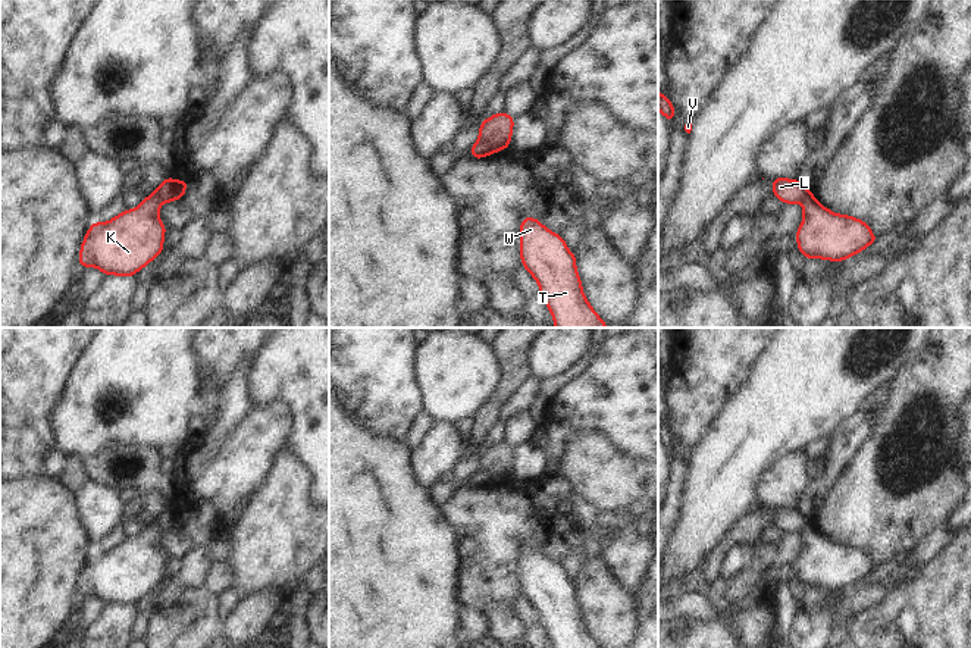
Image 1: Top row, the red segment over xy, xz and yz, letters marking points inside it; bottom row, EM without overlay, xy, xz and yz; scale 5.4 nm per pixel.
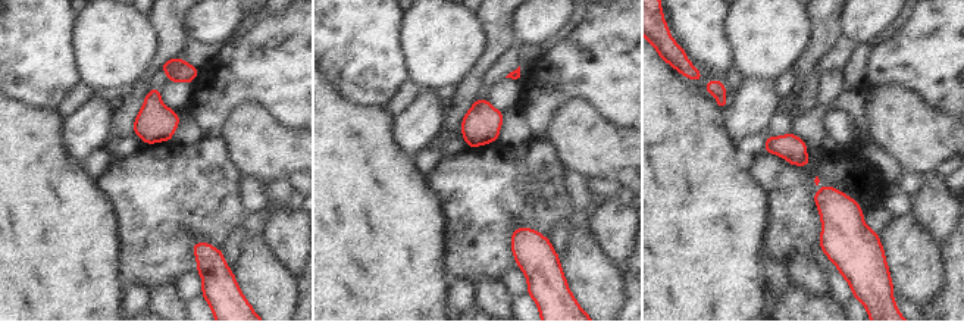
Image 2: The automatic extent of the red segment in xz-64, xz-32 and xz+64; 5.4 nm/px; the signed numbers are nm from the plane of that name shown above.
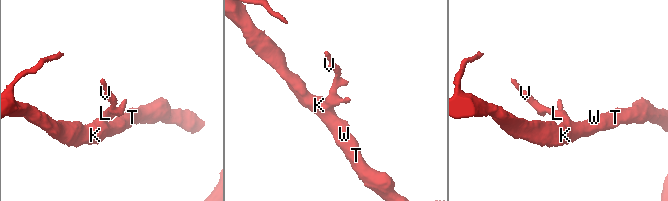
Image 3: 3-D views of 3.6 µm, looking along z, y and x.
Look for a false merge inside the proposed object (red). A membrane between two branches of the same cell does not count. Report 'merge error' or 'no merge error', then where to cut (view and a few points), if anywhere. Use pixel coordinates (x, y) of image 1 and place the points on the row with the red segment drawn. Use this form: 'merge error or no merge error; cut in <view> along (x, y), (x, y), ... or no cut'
merge error; cut in xz along (478, 141), (488, 146), (492, 152)

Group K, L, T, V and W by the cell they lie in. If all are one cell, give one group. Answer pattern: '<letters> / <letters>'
K T W / L V

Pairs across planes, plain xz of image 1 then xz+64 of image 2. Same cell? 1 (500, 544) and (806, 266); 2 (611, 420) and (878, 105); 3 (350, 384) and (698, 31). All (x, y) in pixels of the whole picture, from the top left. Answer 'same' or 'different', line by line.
1: different
2: different
3: same

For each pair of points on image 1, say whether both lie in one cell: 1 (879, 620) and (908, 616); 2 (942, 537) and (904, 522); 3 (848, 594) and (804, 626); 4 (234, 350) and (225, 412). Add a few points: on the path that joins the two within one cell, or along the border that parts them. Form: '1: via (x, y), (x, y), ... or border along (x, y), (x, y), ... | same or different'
1: via (886, 620), (901, 620) | same
2: border along (946, 523), (932, 531), (912, 551) | different
3: via (839, 606), (821, 622), (816, 623) | same
4: border along (246, 359), (231, 372), (218, 393) | different

